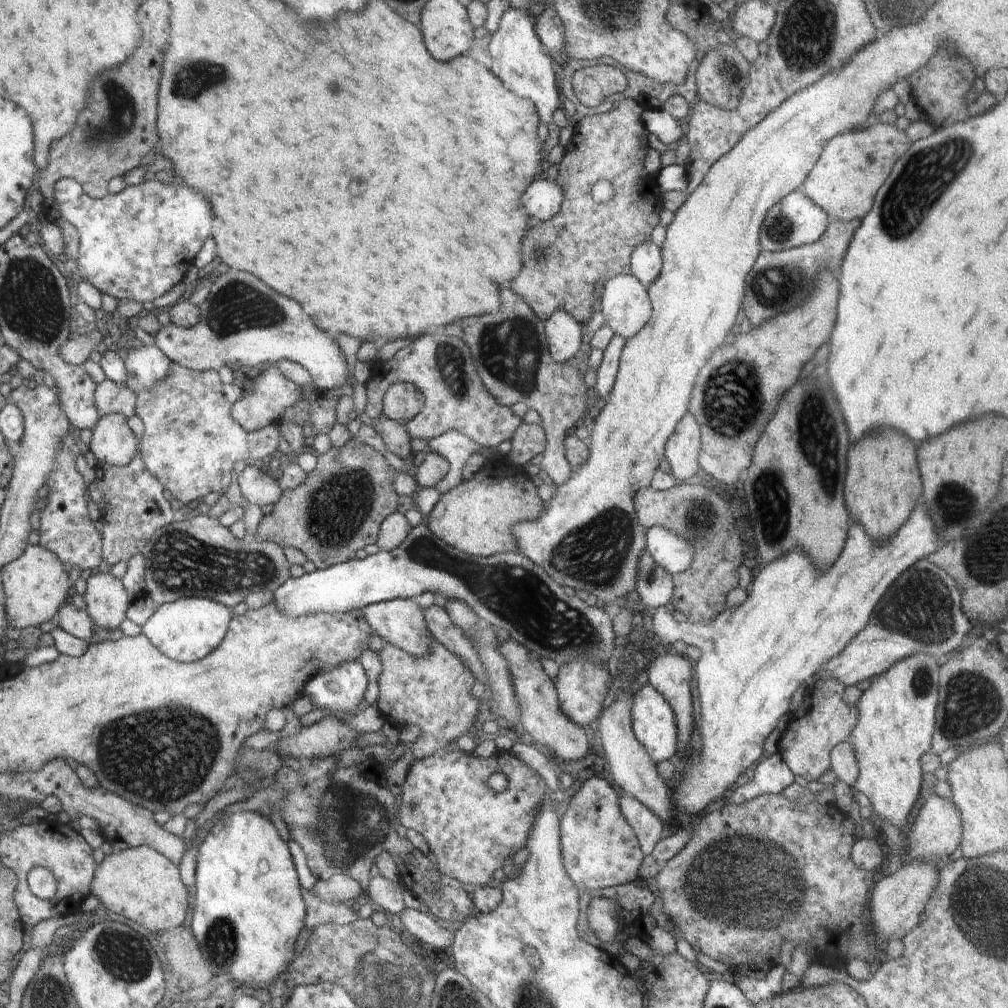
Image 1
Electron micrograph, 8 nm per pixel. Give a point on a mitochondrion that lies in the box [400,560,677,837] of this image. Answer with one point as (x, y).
(651, 575)

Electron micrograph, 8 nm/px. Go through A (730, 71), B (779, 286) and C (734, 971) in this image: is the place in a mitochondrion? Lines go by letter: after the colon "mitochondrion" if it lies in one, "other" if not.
A: mitochondrion
B: mitochondrion
C: other

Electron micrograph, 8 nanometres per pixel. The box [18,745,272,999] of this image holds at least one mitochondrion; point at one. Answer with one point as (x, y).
(122, 955)

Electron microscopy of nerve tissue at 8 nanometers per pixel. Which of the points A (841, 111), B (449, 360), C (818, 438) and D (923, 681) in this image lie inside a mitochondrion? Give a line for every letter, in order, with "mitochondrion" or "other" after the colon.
A: other
B: mitochondrion
C: mitochondrion
D: mitochondrion

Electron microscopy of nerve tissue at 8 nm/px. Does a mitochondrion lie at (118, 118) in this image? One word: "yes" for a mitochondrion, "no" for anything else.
yes

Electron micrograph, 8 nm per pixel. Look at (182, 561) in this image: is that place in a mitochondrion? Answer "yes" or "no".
yes

